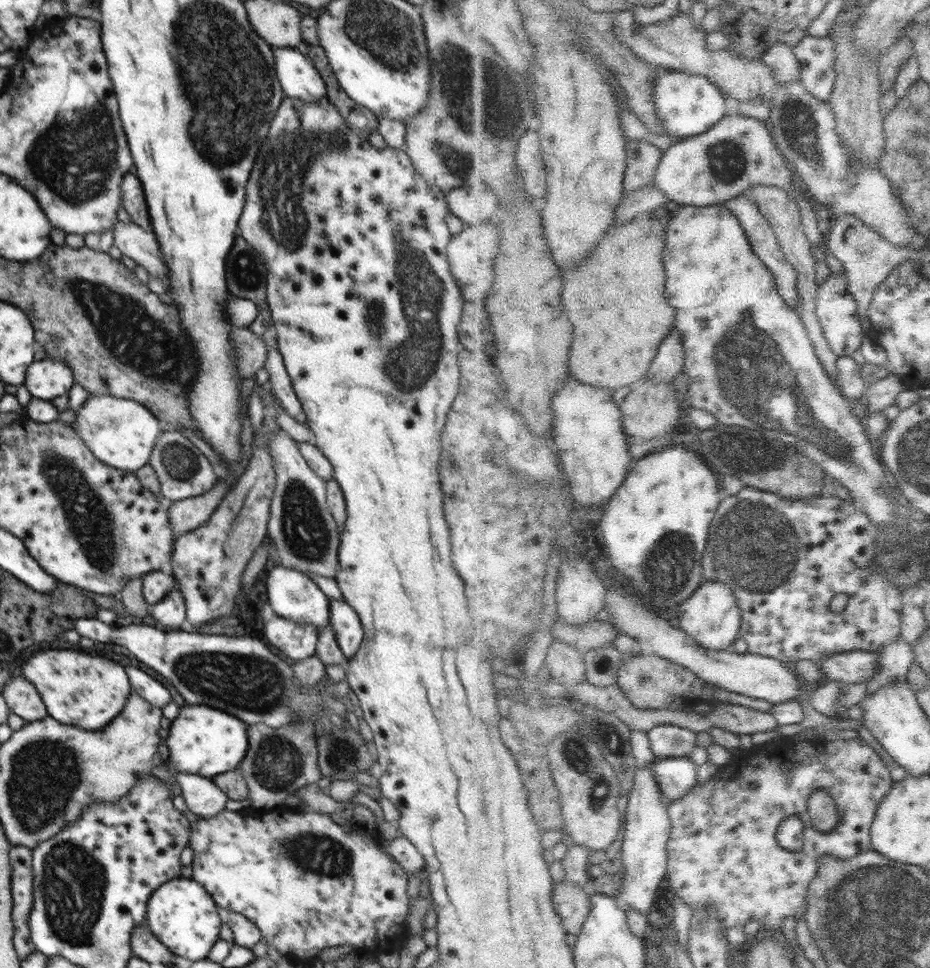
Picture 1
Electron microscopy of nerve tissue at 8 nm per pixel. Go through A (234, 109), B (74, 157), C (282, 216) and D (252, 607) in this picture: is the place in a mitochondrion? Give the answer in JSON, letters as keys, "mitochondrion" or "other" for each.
{"A":"mitochondrion","B":"mitochondrion","C":"mitochondrion","D":"other"}

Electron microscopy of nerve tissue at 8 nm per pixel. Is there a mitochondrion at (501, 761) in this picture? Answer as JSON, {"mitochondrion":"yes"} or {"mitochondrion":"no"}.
{"mitochondrion":"no"}

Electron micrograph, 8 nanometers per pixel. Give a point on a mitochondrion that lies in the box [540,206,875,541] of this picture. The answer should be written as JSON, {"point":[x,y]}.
{"point":[740,452]}

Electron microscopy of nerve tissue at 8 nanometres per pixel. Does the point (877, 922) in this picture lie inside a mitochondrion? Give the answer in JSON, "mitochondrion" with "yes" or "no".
{"mitochondrion":"yes"}

